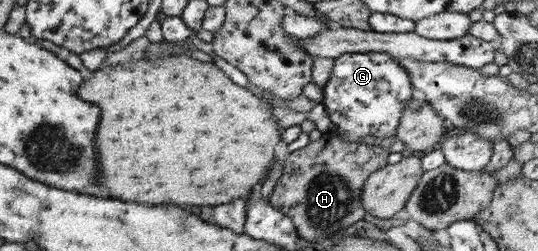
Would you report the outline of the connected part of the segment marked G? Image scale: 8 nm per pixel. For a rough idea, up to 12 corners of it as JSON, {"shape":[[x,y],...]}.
{"shape":[[389,54],[337,56],[321,89],[334,136],[394,137],[413,91]]}

